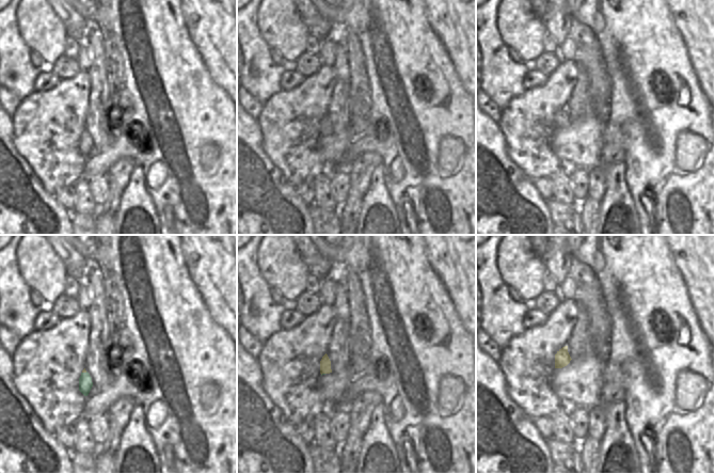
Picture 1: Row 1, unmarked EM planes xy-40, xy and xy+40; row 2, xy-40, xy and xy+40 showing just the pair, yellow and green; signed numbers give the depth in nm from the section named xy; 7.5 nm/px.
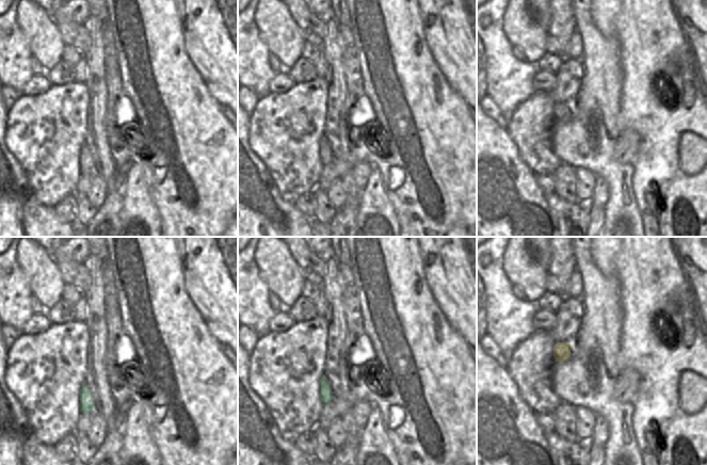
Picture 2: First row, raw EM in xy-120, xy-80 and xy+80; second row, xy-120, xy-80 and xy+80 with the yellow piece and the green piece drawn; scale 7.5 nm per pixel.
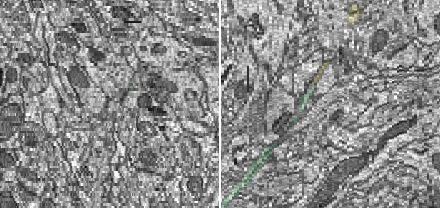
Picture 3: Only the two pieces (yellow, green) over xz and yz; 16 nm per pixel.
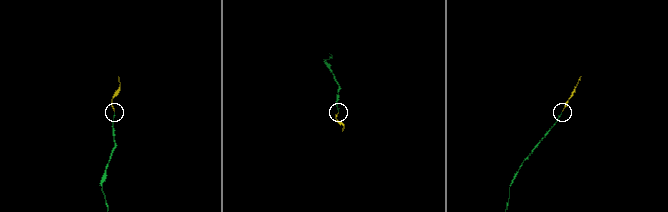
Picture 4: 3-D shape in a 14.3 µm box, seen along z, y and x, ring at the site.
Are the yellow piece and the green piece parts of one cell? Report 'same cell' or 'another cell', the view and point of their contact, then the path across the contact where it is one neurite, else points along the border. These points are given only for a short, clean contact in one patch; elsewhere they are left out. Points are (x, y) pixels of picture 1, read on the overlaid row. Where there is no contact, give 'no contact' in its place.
same cell | xy-40 (84, 372) | across xy-40 (83, 370), (84, 372), (85, 383)

